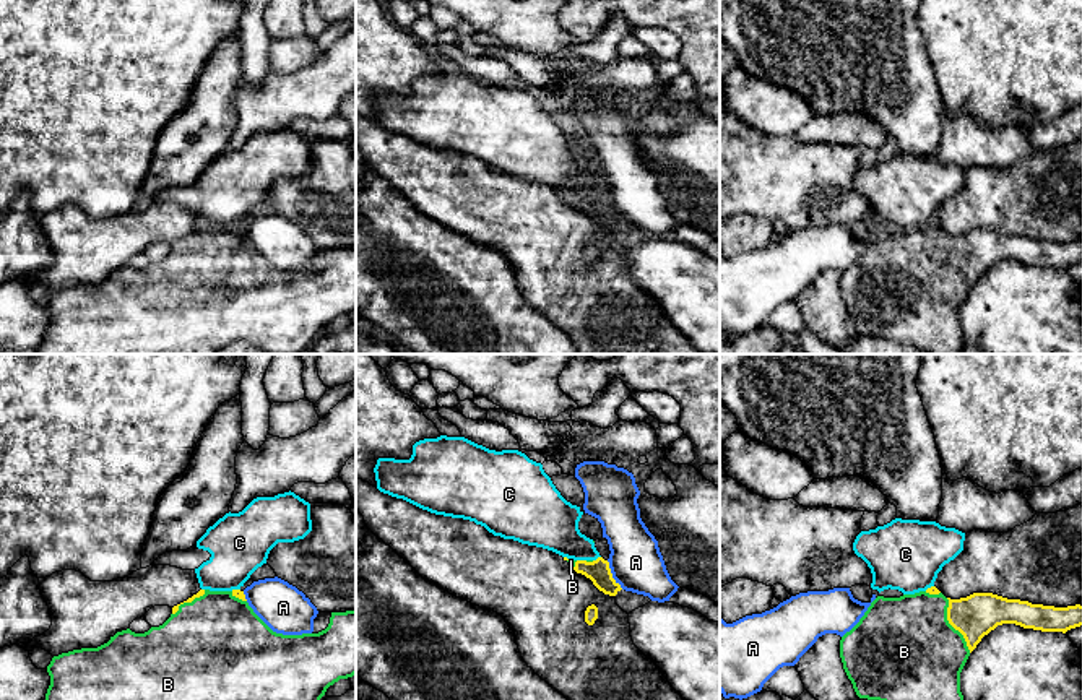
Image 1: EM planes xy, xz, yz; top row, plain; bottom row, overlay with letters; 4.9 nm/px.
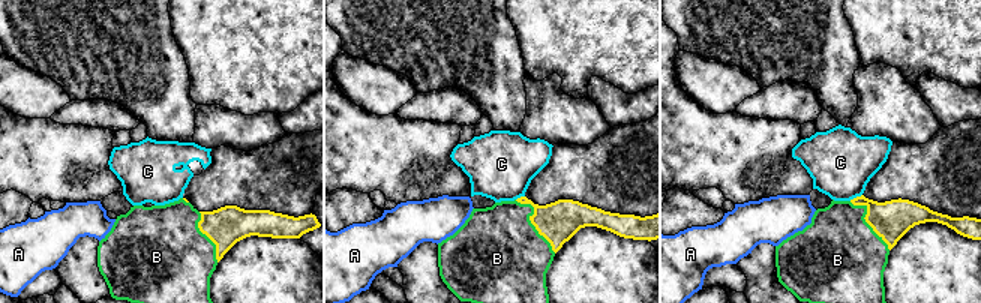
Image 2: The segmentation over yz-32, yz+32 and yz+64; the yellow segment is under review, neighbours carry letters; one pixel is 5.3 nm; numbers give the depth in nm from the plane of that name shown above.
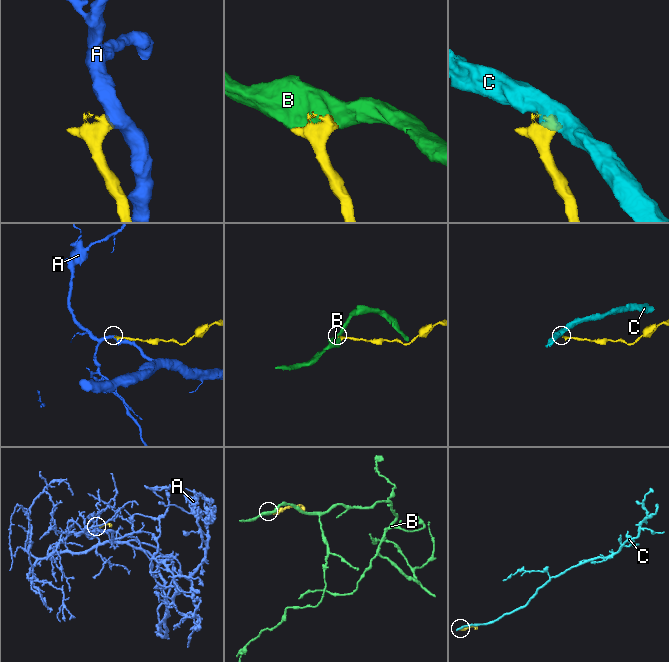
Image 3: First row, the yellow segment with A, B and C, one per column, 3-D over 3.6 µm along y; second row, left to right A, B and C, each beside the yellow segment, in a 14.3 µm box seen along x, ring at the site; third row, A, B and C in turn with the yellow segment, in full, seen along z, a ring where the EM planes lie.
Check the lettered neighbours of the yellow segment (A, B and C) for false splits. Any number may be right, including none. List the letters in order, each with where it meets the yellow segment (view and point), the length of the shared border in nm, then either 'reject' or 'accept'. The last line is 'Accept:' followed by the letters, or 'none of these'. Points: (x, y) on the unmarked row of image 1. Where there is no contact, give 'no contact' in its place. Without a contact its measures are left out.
A: xz (611, 211) | 170 nm | reject
B: yz (952, 262) | 300 nm | accept
C: xz (582, 197) | 50 nm | reject
Accept: B

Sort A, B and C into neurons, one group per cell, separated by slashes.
A / B / C

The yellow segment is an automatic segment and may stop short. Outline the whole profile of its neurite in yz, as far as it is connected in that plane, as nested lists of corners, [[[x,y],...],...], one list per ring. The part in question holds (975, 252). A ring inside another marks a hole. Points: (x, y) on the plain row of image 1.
[[[936,223],[900,234],[877,232],[859,258],[840,276],[840,294],[859,335],[879,336],[910,344],[926,354],[960,354],[965,346],[960,328],[960,309],[985,271],[1002,260],[1015,260],[1041,268],[1063,268],[1082,261],[1082,242],[1054,244],[1007,235],[993,229],[973,229],[967,234],[946,234]]]

